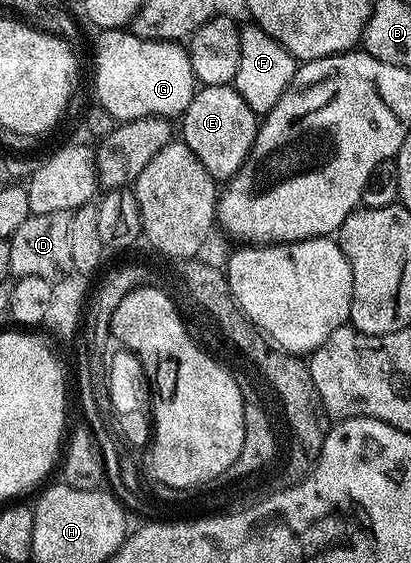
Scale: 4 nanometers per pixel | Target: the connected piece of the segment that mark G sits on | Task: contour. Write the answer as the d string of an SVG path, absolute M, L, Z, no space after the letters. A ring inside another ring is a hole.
M107 28L97 35L92 87L108 115L118 122L145 116L181 117L196 91L190 53L181 43L145 40L121 28Z

